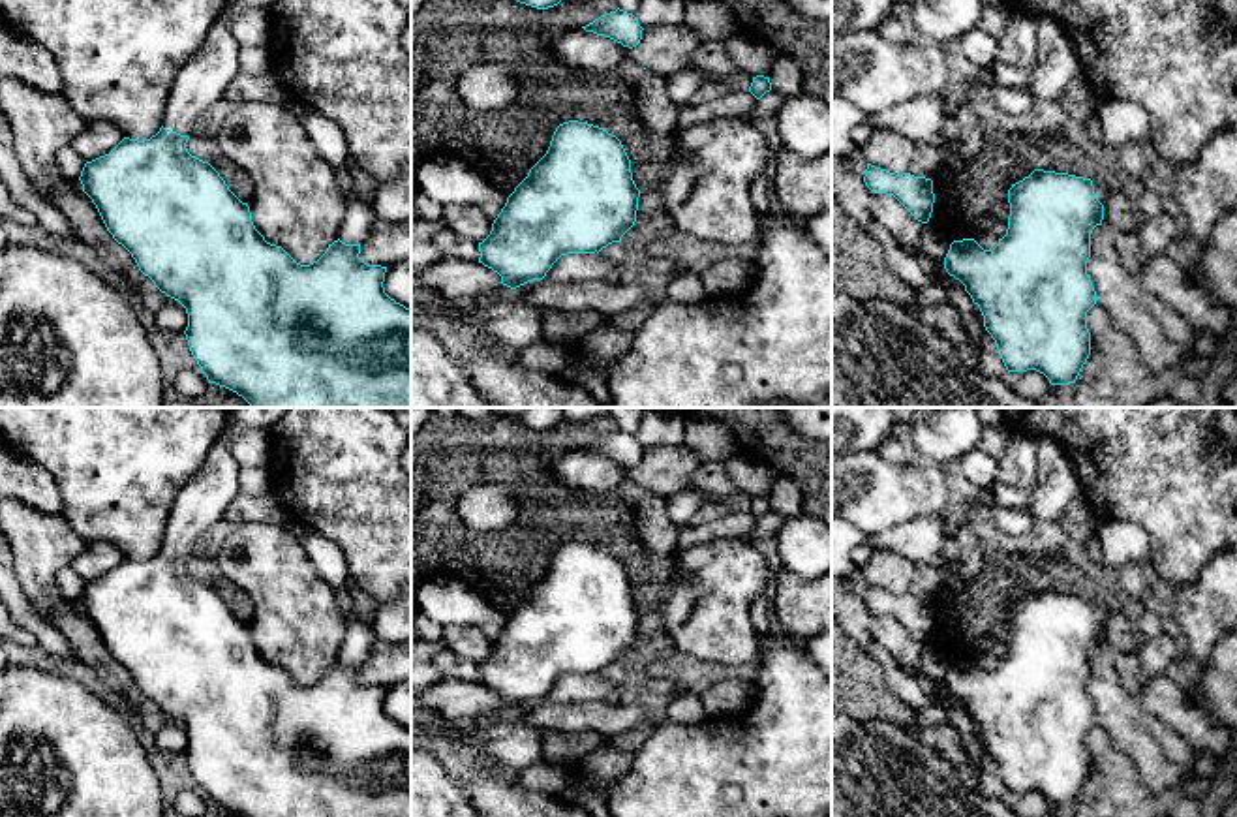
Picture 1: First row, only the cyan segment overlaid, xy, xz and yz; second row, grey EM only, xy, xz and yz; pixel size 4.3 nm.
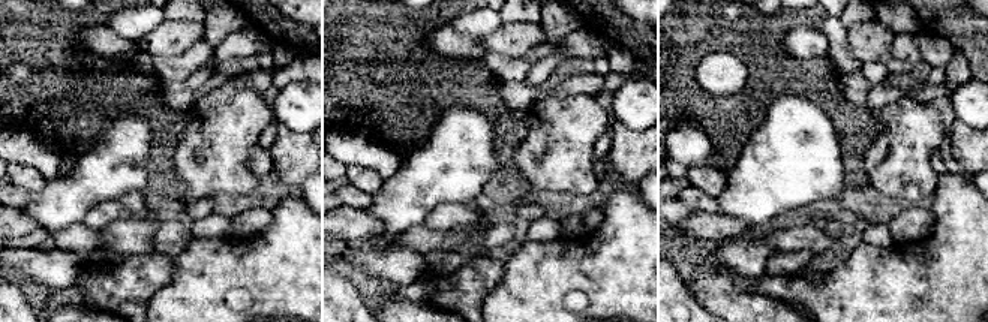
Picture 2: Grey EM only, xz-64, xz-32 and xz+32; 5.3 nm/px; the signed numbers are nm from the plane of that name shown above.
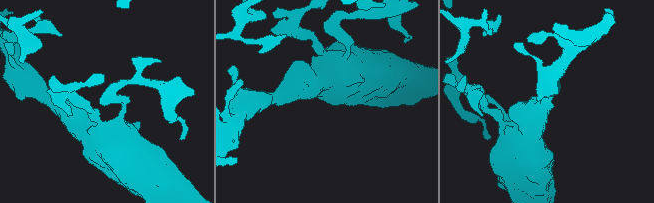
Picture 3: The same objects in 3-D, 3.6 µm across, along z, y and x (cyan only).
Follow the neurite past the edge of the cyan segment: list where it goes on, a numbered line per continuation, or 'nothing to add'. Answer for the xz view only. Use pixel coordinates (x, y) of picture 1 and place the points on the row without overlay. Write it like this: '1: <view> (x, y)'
nothing to add

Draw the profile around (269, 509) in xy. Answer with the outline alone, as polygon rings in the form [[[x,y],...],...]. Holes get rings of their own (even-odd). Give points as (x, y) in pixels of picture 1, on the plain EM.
[[[238,492],[225,509],[223,520],[233,526],[244,522],[267,522],[289,532],[289,526],[295,518],[274,494],[246,496]]]

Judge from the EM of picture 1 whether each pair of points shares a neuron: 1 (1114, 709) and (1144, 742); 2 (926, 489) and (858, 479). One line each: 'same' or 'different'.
1: same
2: same

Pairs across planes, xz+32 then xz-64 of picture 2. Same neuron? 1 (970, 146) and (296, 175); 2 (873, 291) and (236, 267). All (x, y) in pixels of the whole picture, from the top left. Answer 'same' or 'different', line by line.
1: same
2: same

